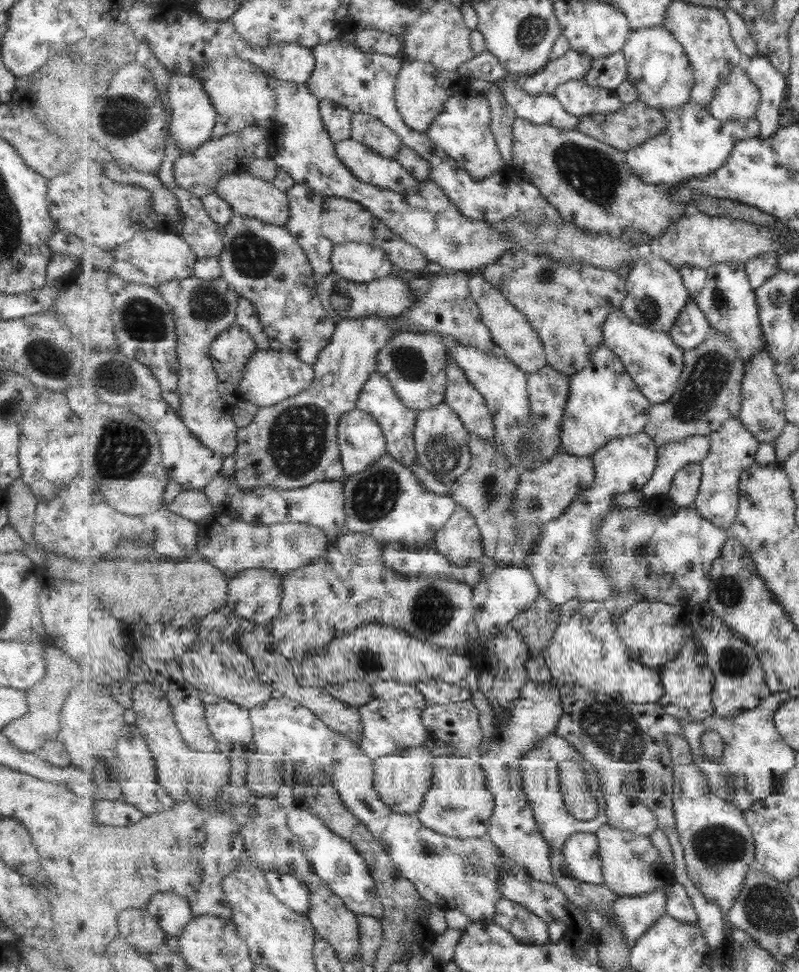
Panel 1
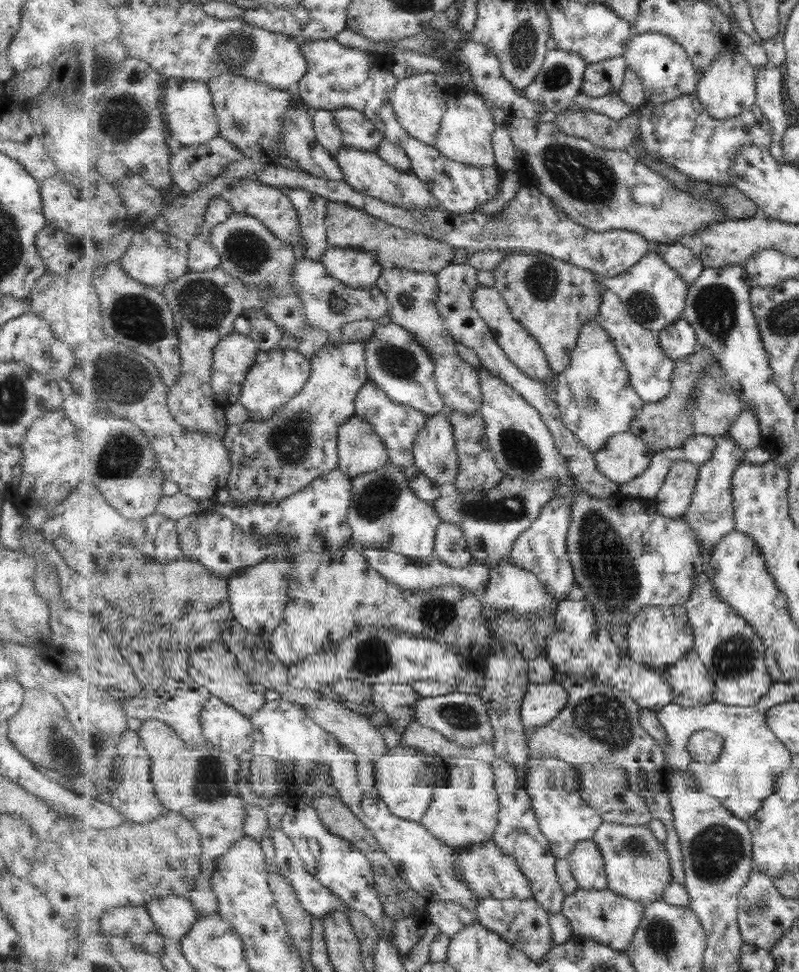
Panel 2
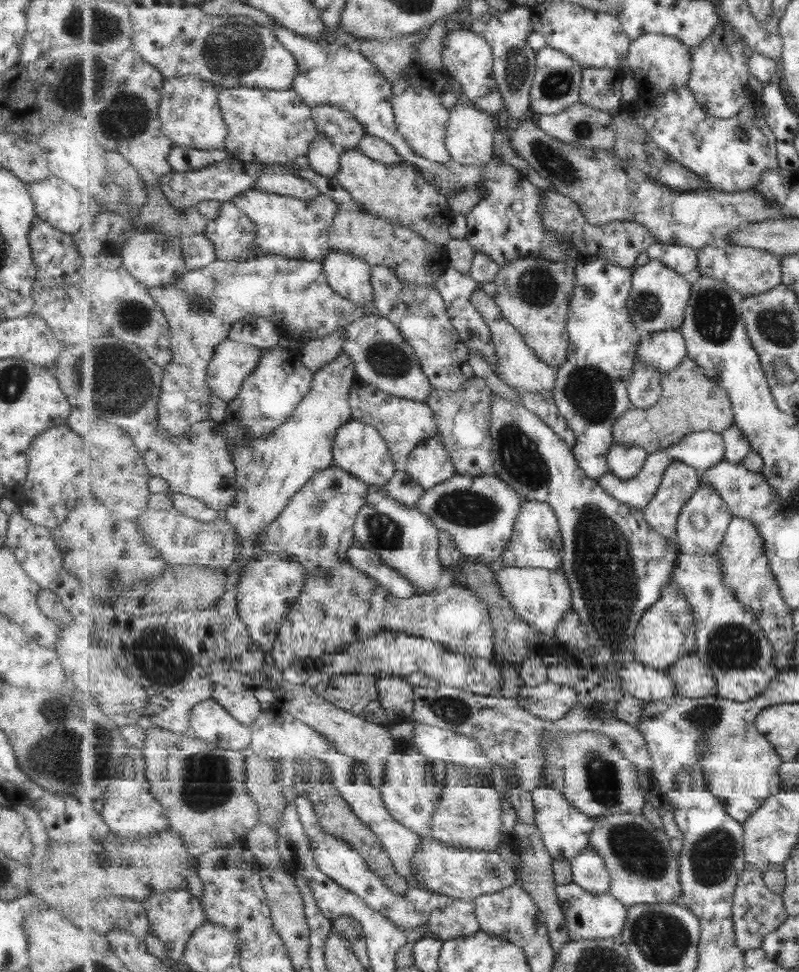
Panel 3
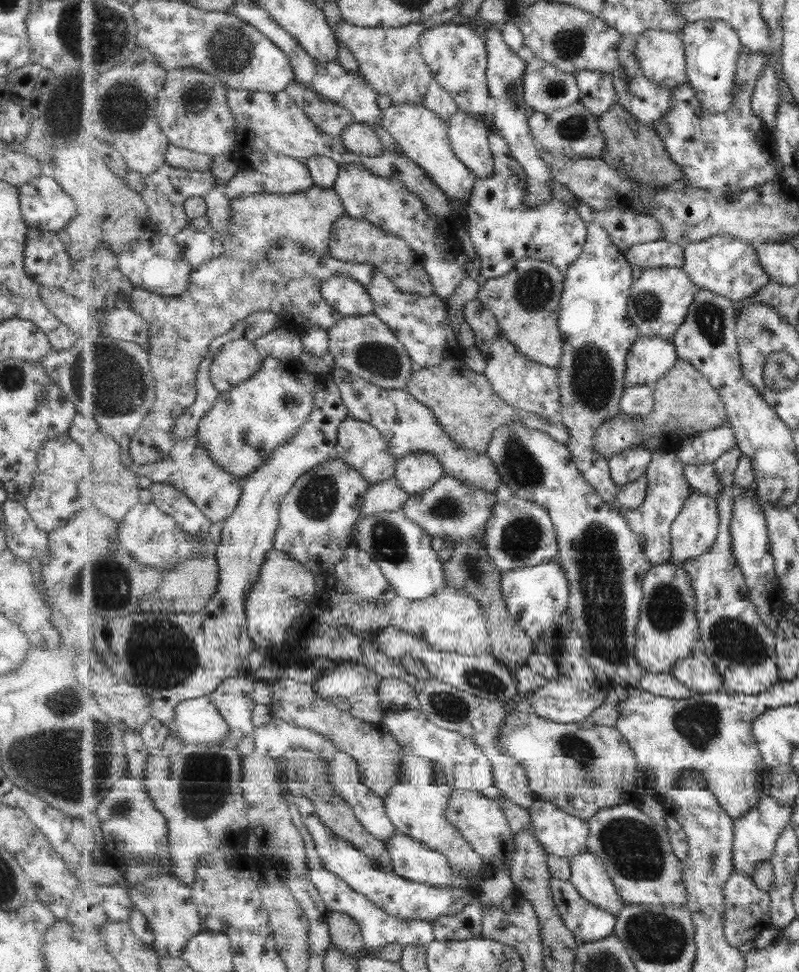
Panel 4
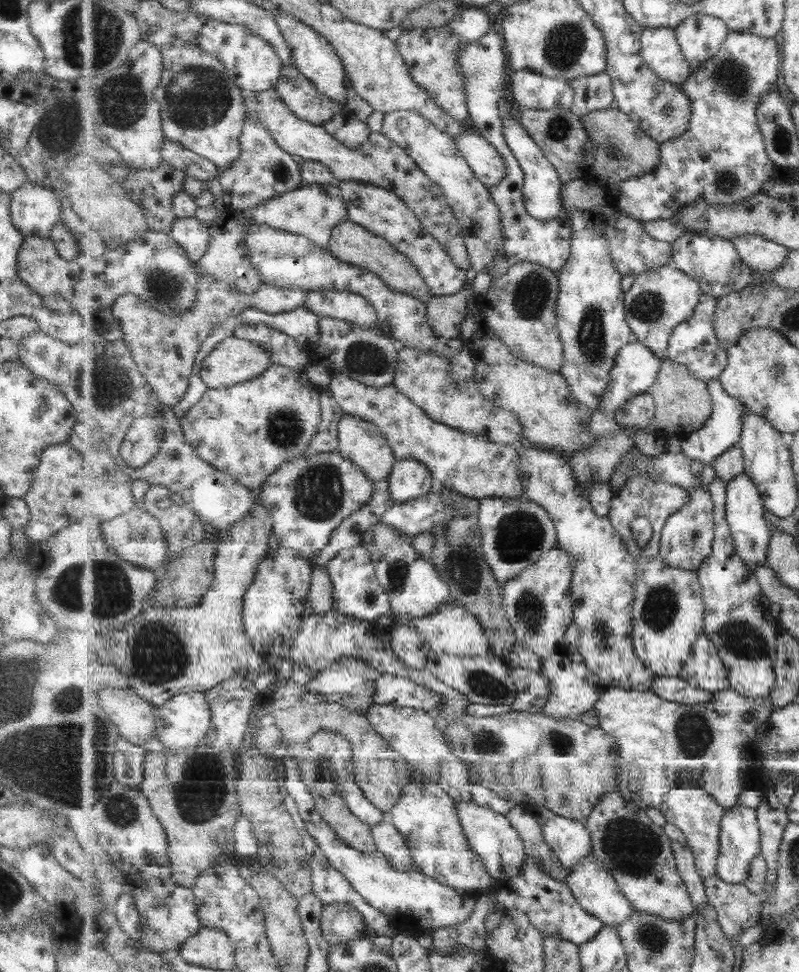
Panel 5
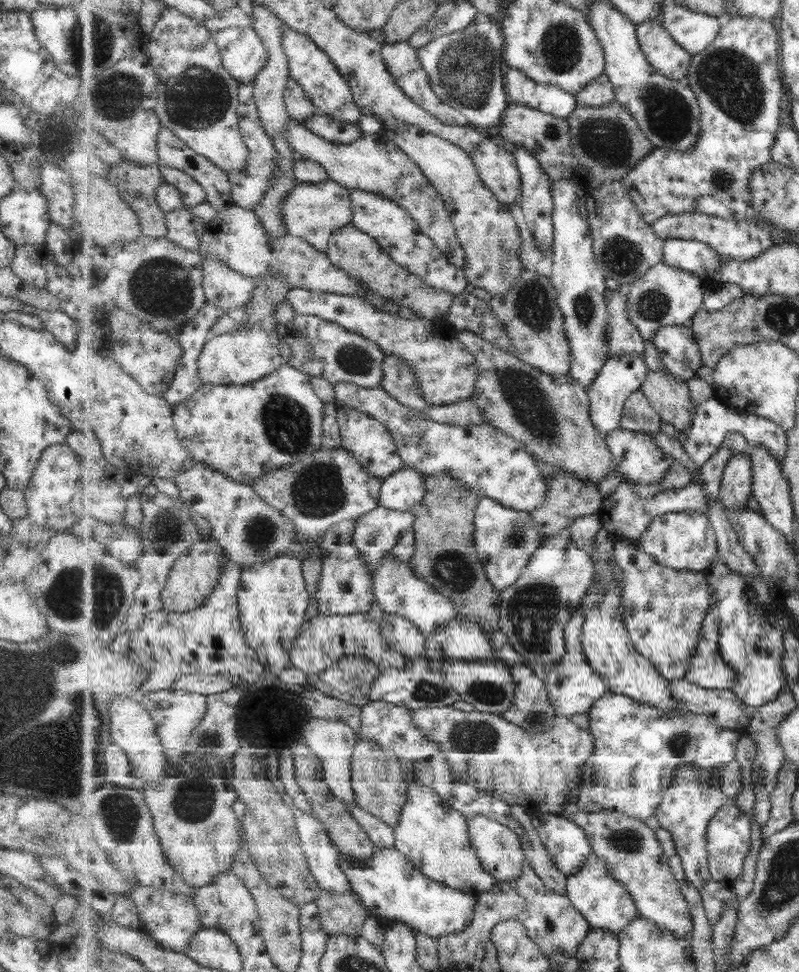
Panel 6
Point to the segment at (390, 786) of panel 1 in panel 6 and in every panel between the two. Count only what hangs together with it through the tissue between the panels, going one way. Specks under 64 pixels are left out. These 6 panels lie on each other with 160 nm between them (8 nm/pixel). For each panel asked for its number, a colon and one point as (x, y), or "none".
2: (406, 777)
3: (413, 786)
4: (417, 805)
5: (426, 815)
6: (435, 837)

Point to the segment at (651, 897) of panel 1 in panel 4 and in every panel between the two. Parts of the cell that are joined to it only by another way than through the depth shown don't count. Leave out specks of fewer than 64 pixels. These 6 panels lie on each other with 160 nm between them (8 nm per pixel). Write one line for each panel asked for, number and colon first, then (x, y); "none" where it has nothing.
2: (609, 918)
3: (590, 916)
4: (589, 923)

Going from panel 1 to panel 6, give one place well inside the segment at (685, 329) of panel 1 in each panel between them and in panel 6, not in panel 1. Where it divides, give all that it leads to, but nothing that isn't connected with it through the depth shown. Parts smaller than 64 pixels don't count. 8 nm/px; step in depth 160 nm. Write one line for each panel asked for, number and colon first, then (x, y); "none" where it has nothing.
2: (679, 340)
3: (664, 351)
4: (652, 357)
5: (637, 368)
6: (622, 376)

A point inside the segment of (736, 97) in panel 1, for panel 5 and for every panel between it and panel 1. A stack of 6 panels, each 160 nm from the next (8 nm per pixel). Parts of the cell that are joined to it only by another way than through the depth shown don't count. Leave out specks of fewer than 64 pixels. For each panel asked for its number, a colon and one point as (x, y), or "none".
2: (728, 86)
3: (720, 72)
4: (713, 47)
5: (701, 36)

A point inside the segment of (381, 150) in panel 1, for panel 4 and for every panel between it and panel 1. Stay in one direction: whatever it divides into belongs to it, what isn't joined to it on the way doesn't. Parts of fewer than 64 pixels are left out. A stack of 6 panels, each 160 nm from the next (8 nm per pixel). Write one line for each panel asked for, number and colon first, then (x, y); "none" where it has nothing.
2: (359, 132)
3: (340, 126)
4: (333, 118)

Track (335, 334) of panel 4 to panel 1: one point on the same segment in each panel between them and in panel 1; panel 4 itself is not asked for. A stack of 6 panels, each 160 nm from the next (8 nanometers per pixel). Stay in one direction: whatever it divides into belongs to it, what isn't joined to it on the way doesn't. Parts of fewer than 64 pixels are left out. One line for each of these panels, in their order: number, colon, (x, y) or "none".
1: (415, 363)
2: (400, 365)
3: (383, 357)

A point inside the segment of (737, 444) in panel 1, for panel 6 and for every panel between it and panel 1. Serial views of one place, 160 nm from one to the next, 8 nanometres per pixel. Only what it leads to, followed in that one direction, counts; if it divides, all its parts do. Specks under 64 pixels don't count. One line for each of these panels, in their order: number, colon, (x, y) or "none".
2: (711, 514)
3: (703, 523)
4: (695, 531)
5: (687, 540)
6: (687, 541)

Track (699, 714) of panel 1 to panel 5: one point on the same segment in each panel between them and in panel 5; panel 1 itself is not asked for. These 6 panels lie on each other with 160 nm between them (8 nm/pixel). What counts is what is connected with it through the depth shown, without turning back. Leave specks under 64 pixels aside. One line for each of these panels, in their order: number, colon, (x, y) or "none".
2: (692, 684)
3: (695, 679)
4: (698, 671)
5: (705, 667)

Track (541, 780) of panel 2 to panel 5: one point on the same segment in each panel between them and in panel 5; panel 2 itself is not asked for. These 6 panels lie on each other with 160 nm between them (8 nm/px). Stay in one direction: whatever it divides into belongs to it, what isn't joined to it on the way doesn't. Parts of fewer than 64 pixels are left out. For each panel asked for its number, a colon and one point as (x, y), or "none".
3: (566, 831)
4: (562, 834)
5: (570, 840)

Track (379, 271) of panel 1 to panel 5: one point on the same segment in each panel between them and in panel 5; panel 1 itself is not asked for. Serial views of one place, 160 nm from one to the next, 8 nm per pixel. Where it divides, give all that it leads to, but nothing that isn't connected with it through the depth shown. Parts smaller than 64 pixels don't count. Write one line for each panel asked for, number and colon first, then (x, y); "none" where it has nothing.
2: (359, 269)
3: (351, 277)
4: (349, 297)
5: (345, 305)

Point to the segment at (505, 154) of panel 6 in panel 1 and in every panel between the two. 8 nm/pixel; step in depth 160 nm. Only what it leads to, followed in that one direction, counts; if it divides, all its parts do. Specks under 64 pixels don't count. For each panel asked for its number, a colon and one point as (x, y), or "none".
1: (463, 130)
2: (466, 135)
3: (470, 138)
4: (469, 133)
5: (489, 165)

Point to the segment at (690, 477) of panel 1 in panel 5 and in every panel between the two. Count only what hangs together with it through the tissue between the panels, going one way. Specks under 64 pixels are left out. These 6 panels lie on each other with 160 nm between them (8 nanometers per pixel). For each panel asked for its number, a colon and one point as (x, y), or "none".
2: (675, 498)
3: (680, 482)
4: (668, 491)
5: (656, 500)

